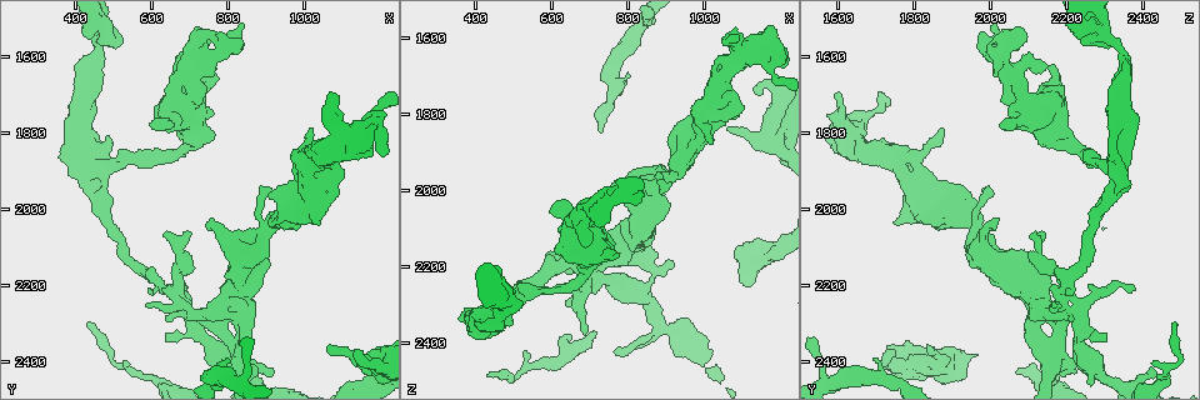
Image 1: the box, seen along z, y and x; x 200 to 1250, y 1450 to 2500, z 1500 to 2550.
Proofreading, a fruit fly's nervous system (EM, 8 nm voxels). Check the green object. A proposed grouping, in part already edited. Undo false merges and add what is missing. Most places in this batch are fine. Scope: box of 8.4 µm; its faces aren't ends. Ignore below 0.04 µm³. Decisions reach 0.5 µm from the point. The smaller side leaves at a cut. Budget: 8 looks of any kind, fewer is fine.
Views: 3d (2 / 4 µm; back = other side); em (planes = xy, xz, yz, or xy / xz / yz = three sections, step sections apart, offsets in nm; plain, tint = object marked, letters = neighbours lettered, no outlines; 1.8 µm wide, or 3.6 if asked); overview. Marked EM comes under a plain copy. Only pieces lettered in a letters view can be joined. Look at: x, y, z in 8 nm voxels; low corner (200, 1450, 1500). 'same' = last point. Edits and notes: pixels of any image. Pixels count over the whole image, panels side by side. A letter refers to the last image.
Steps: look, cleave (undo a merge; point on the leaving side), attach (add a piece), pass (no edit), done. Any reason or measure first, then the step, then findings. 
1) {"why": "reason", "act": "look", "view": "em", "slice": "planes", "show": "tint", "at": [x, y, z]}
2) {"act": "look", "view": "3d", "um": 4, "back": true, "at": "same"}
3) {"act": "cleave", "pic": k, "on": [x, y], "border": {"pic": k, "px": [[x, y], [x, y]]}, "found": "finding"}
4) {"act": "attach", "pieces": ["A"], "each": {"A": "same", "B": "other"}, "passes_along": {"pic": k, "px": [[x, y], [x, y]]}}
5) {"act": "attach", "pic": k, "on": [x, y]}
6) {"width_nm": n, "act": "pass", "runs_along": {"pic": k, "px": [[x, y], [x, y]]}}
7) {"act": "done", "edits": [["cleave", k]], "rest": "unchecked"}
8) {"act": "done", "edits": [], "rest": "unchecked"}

{"why": "thick turns thin", "act": "look", "view": "em", "um": 3.6, "slice": "xz", "step": 8, "show": "letters", "at": [660, 1720, 2095]}

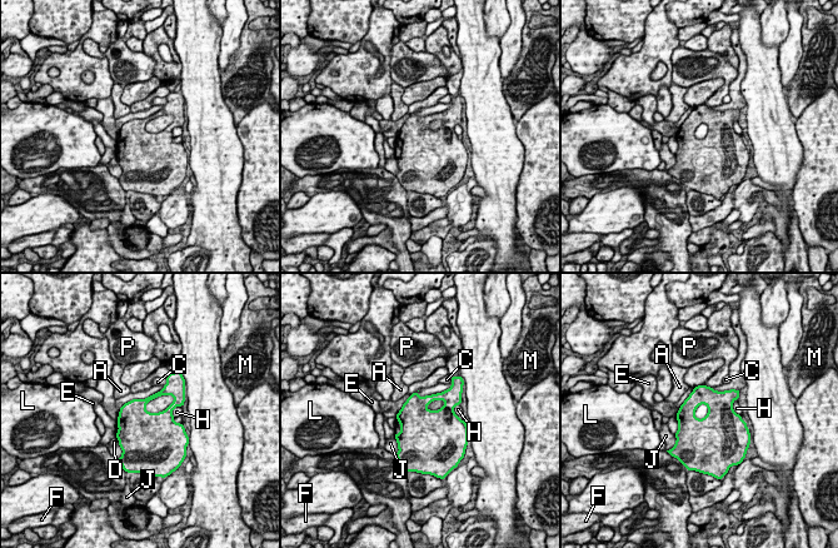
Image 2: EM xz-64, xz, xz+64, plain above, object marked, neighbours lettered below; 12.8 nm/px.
{"act": "look", "view": "em", "um": 3.6, "slice": "planes", "show": "letters", "at": "same"}

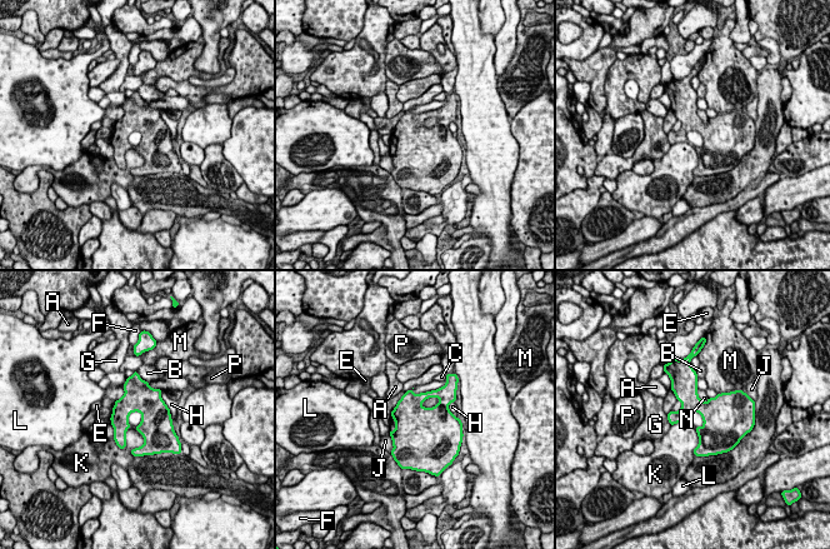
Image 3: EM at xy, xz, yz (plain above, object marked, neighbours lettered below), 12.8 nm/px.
{"longest_contact_nm": ["H", 420], "act": "pass", "each": {"A": "other", "B": "other", "C": "other", "E": "other", "F": "other", "G": "other", "H": "other", "J": "other", "K": "other", "L": "other", "M": "other", "N": "other", "P": "other"}, "border": {"pic": 3, "px": [[698, 389], [698, 395], [706, 403]]}, "found": "all the same cell"}

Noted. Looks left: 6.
{"act": "look", "view": "em", "slice": "planes", "show": "letters", "at": [470, 1910, 2325]}

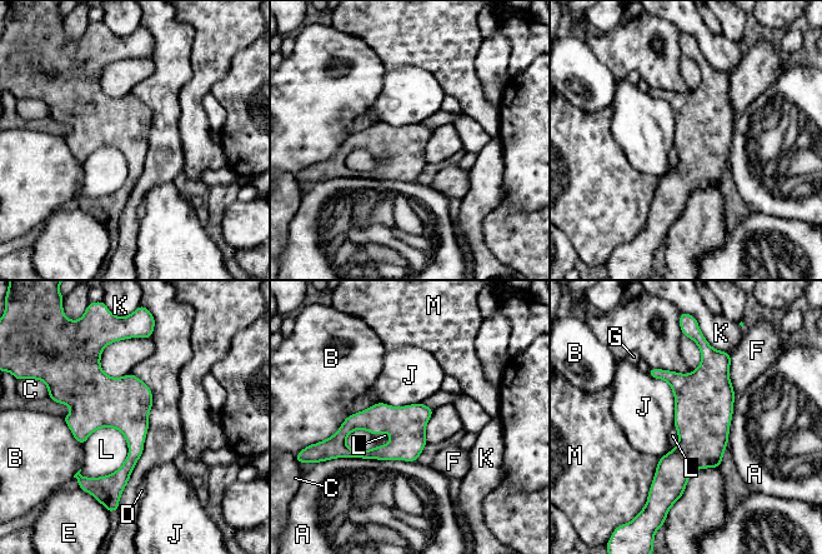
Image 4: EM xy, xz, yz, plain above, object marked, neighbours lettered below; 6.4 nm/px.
{"act": "pass", "each": {"A": "other", "B": "other", "C": "other", "D": "other", "E": "other", "F": "other", "G": "other", "J": "other", "K": "other", "L": "other", "M": "other"}, "runs_along": {"pic": 4, "px": [[703, 347], [702, 440], [676, 494]]}, "found": "one cell here"}

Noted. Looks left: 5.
{"why": "abrupt turn", "act": "look", "view": "em", "slice": "yz", "step": 8, "show": "letters", "at": [660, 2220, 2190]}

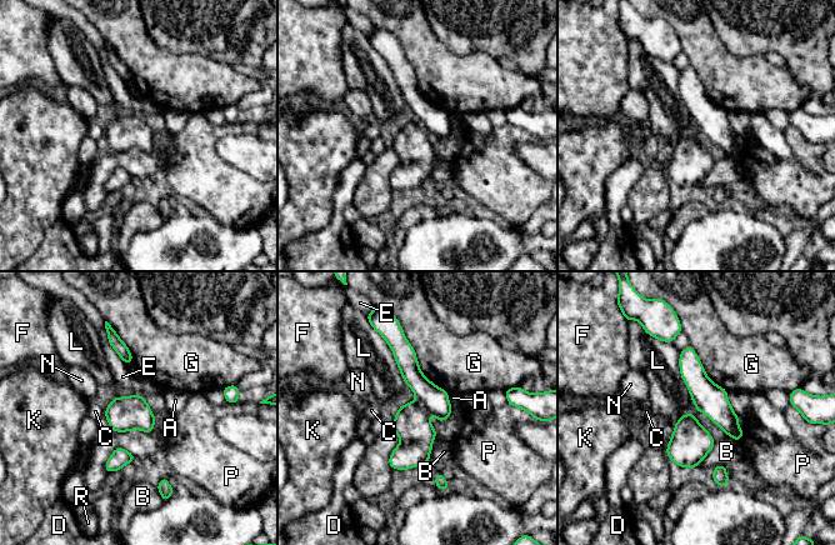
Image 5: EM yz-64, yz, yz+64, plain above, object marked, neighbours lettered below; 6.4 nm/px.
{"longest_contact_nm": ["G", 550], "act": "cleave", "pic": 5, "on": [434, 399], "each": {"A": "other", "B": "other", "C": "other", "D": "other", "E": "other", "F": "other", "G": "other", "K": "other", "L": "other", "N": "other", "P": "other", "R": "other"}, "border": {"pic": 5, "px": [[416, 400], [429, 414]]}, "found": "a second cell is stuck on"}

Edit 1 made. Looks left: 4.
{"act": "done", "edits": [["cleave", 5]], "rest": "unchecked"}

